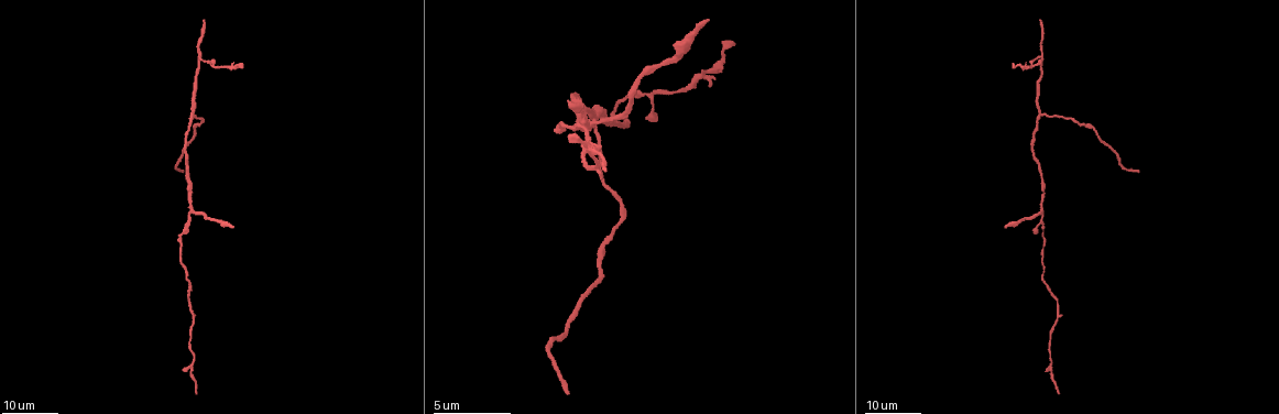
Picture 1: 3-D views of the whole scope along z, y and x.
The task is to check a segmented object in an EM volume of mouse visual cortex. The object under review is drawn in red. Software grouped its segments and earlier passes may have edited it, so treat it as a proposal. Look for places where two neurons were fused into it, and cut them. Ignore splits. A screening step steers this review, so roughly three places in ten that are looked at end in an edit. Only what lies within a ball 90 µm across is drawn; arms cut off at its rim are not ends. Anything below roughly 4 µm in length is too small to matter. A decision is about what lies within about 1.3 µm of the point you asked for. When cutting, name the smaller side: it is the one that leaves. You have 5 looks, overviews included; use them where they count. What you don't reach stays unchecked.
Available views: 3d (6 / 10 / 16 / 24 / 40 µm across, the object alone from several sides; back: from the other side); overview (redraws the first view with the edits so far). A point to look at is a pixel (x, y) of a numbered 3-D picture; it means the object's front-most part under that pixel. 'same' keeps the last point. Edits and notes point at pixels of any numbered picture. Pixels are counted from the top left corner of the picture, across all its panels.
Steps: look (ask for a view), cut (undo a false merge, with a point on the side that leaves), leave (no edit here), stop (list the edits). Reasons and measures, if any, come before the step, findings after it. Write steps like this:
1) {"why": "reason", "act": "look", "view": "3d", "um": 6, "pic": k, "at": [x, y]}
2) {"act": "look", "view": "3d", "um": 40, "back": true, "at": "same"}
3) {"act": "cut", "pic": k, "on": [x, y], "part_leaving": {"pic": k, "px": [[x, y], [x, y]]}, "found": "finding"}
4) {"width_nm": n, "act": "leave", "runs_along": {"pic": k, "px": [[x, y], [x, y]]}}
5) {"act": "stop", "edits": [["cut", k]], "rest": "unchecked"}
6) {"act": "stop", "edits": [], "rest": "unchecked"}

{"why": "three arms meet", "act": "look", "view": "3d", "um": 16, "pic": 1, "at": [1039, 114]}

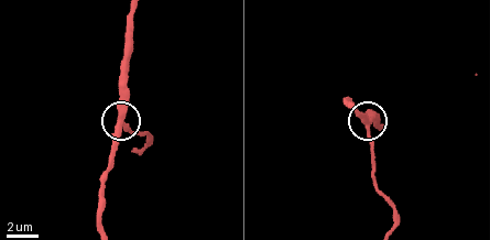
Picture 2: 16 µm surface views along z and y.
{"act": "look", "view": "3d", "um": 10, "pic": 2, "at": [118, 122]}

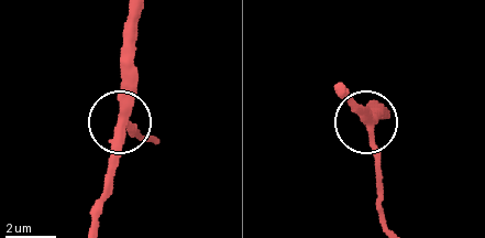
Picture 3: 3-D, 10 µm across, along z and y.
{"arms": 3, "act": "leave", "runs_along": {"pic": 3, "px": [[94, 224], [119, 116], [119, 49]]}, "found": "one neuron here"}

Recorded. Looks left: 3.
{"why": "three-way junction", "act": "look", "view": "3d", "um": 16, "pic": 1, "at": [198, 55]}

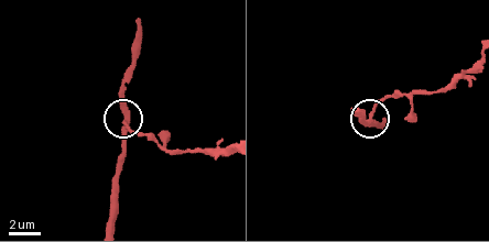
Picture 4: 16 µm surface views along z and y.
{"act": "look", "view": "3d", "um": 6, "pic": 4, "at": [125, 120]}

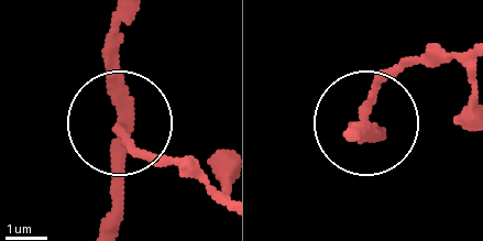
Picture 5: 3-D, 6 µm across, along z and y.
{"arms": 3, "act": "cut", "pic": 5, "on": [133, 155], "part_leaving": {"pic": 5, "px": [[114, 121], [146, 153], [220, 192]]}, "found": "two neurons meet here"}

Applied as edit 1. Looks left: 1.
{"act": "stop", "edits": [["cut", 5]], "rest": "unchecked"}

